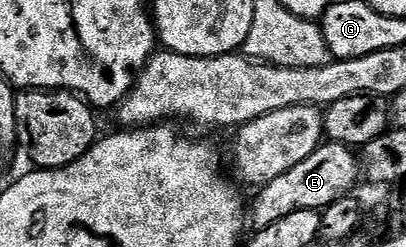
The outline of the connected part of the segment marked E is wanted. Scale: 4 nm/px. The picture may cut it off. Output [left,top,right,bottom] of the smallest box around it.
[248,141,360,230]

